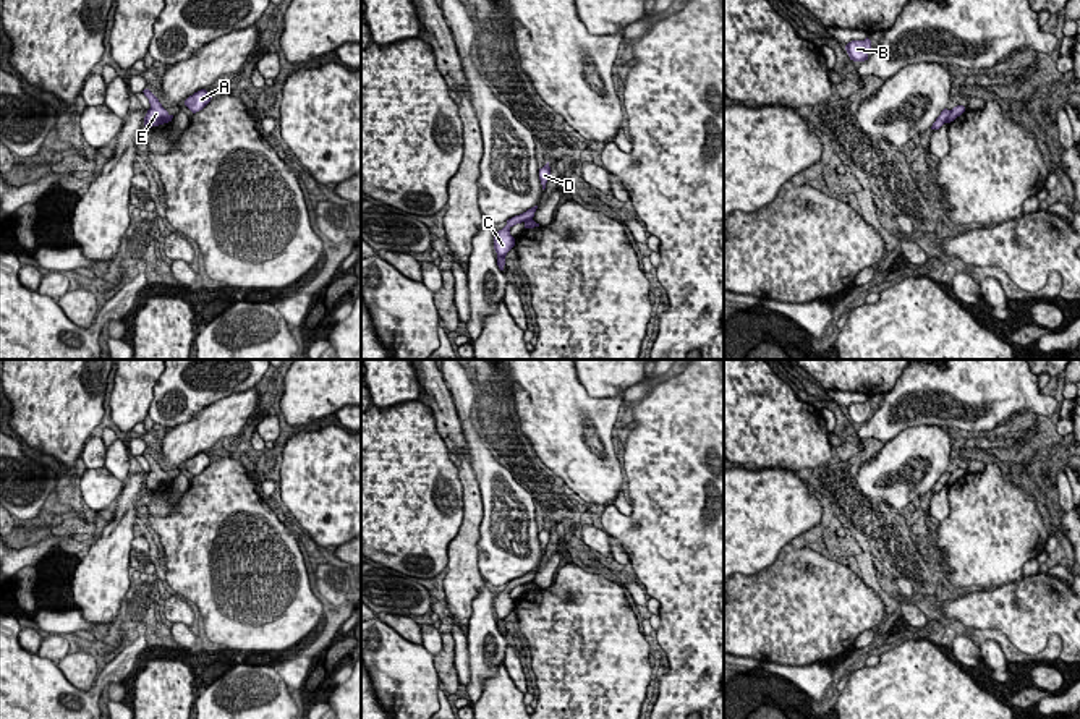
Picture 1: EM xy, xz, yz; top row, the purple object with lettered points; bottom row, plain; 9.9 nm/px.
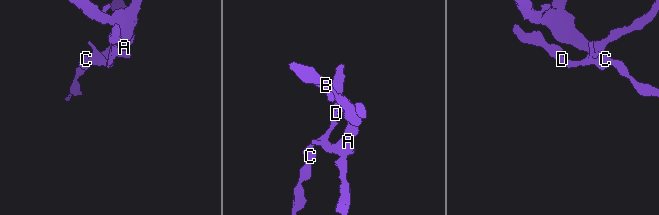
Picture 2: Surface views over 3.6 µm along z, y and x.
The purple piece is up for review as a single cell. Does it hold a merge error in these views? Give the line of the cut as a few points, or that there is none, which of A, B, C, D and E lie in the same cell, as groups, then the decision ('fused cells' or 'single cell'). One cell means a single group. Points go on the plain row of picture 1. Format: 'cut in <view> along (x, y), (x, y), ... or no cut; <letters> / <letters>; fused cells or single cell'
cut in yz along (951, 473), (946, 485); A B / C D E; fused cells

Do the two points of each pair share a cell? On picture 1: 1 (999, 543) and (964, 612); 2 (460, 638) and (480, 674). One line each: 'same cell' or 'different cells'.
1: different cells
2: different cells

